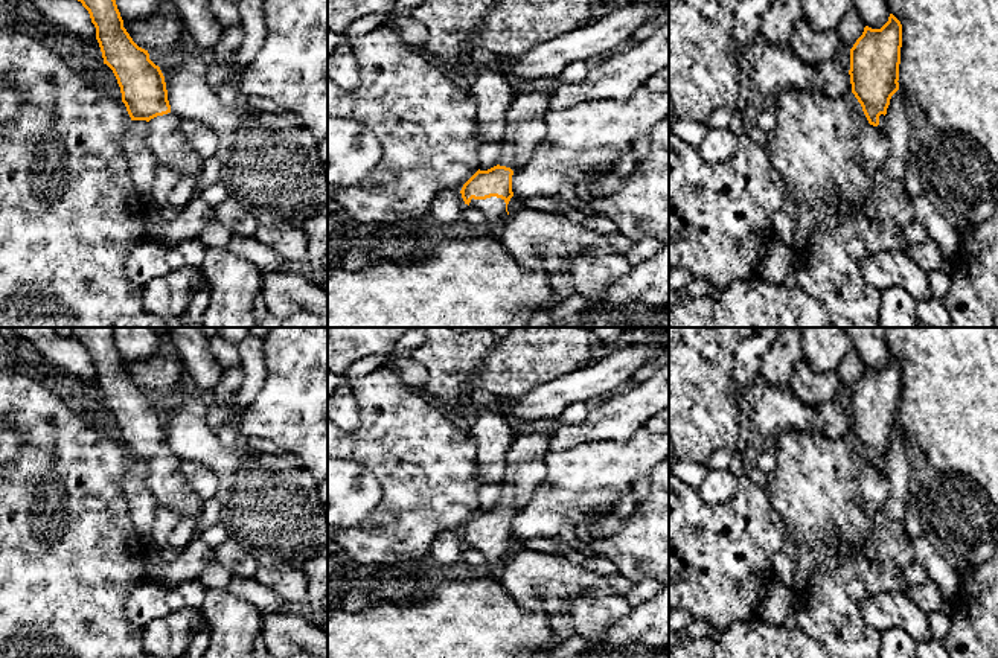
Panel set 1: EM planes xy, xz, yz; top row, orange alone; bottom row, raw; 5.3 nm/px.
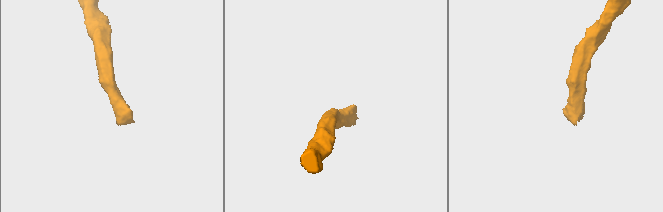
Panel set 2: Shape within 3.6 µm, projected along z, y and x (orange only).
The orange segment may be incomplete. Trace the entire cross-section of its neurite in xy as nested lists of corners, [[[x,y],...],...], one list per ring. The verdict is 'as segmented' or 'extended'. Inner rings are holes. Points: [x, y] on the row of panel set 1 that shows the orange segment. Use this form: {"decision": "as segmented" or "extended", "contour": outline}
{"decision": "extended", "contour": [[[78,0],[88,11],[91,23],[96,27],[96,40],[99,43],[104,64],[107,64],[120,87],[122,102],[131,120],[146,120],[148,131],[145,143],[155,157],[157,163],[174,171],[180,178],[198,177],[203,158],[189,146],[181,133],[181,119],[171,111],[165,76],[158,65],[149,59],[148,50],[139,47],[126,29],[117,9],[116,0]]]}

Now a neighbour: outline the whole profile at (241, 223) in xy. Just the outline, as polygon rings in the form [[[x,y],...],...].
[[[227,198],[215,207],[215,215],[233,236],[253,238],[259,227],[257,218],[233,198]]]

